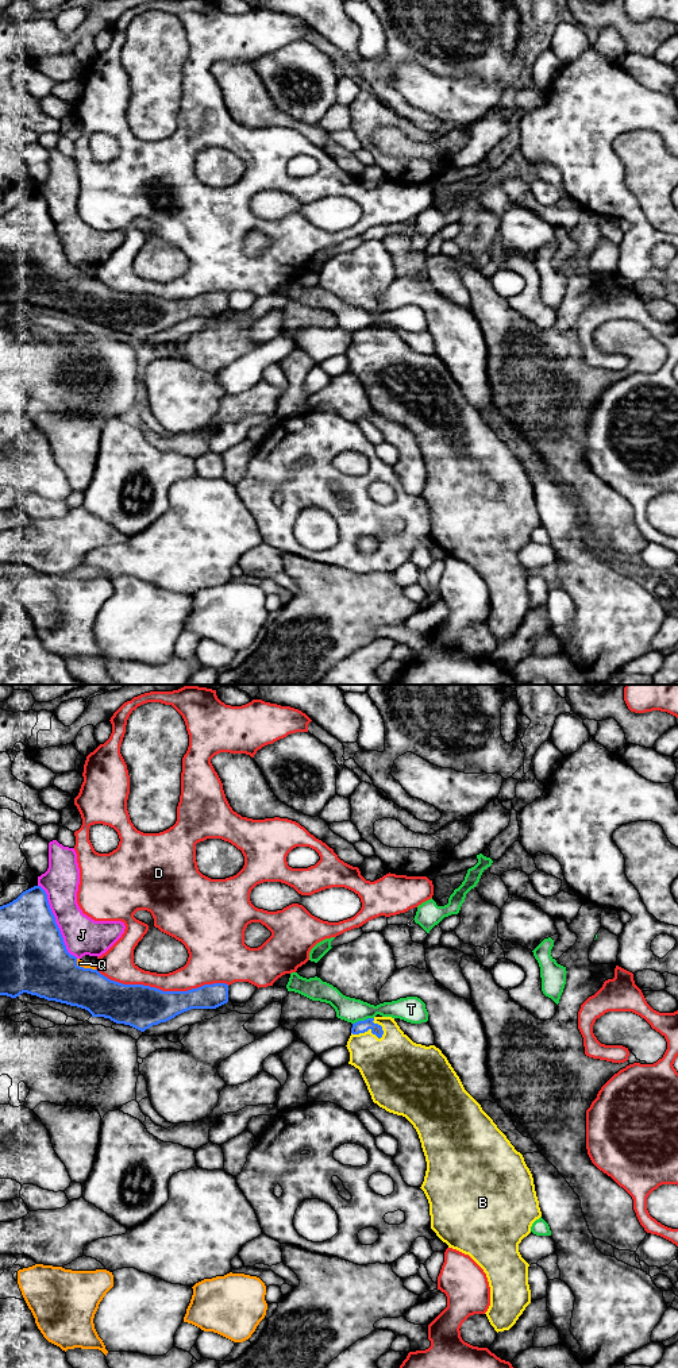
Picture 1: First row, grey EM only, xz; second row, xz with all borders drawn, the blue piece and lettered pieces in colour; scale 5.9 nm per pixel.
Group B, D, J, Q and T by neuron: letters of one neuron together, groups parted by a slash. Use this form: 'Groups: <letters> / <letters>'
Groups: B / D / J / Q / T

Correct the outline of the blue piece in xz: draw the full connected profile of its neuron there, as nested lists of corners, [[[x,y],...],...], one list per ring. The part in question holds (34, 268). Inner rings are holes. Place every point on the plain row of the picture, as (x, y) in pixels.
[[[41,194],[0,215],[0,304],[27,301],[88,319],[145,340],[190,317],[216,317],[228,311],[228,293],[188,300],[162,300],[123,293],[77,273],[63,251],[47,203]]]

